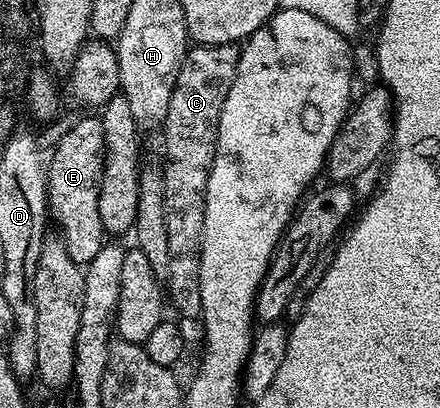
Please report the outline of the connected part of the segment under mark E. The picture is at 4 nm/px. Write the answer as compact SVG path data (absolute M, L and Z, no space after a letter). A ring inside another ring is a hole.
M96 116L77 121L57 141L53 158L47 161L47 209L57 220L61 242L76 265L89 265L107 244L103 221L99 219L99 183L105 162L103 127Z

